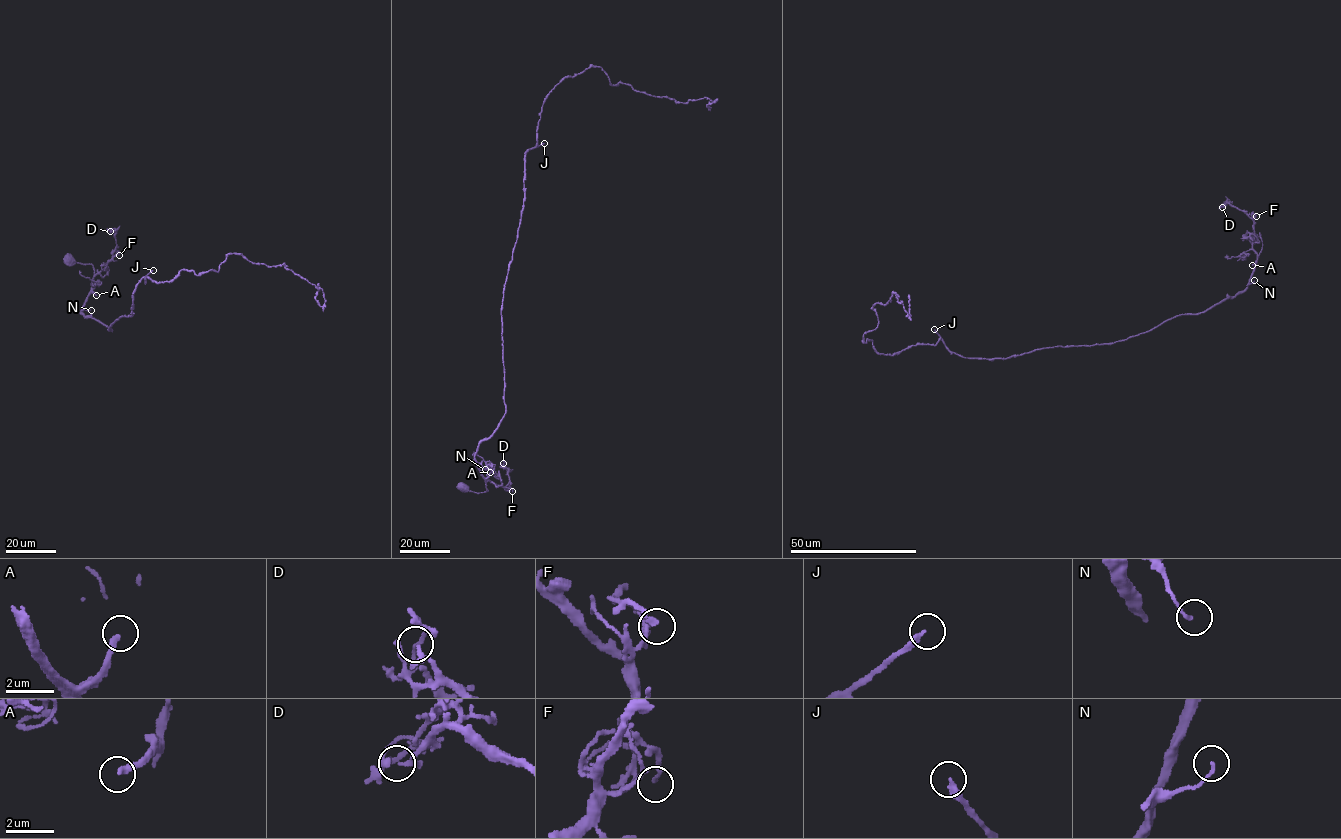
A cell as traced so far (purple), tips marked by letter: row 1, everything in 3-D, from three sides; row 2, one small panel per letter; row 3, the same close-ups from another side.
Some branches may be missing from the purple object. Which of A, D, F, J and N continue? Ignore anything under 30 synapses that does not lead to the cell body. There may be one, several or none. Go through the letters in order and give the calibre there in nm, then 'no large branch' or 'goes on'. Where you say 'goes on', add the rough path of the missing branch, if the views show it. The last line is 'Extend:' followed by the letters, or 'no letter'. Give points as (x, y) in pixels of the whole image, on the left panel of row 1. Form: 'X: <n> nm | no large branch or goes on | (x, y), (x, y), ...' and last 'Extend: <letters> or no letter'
A: 240 nm | goes on | (96, 295), (126, 310), (138, 302), (138, 306)
D: 200 nm | no large branch
F: 140 nm | no large branch
J: 220 nm | goes on | (153, 270), (191, 225), (182, 149), (194, 137), (196, 129), (178, 107), (181, 89), (190, 77), (184, 67)
N: 120 nm | no large branch
Extend: A, J

